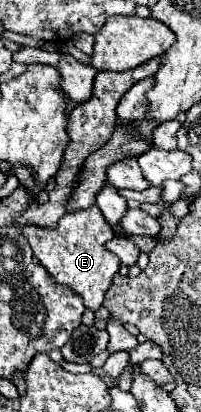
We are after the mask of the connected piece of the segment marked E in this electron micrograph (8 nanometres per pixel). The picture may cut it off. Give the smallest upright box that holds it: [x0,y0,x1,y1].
[22,206,120,312]

